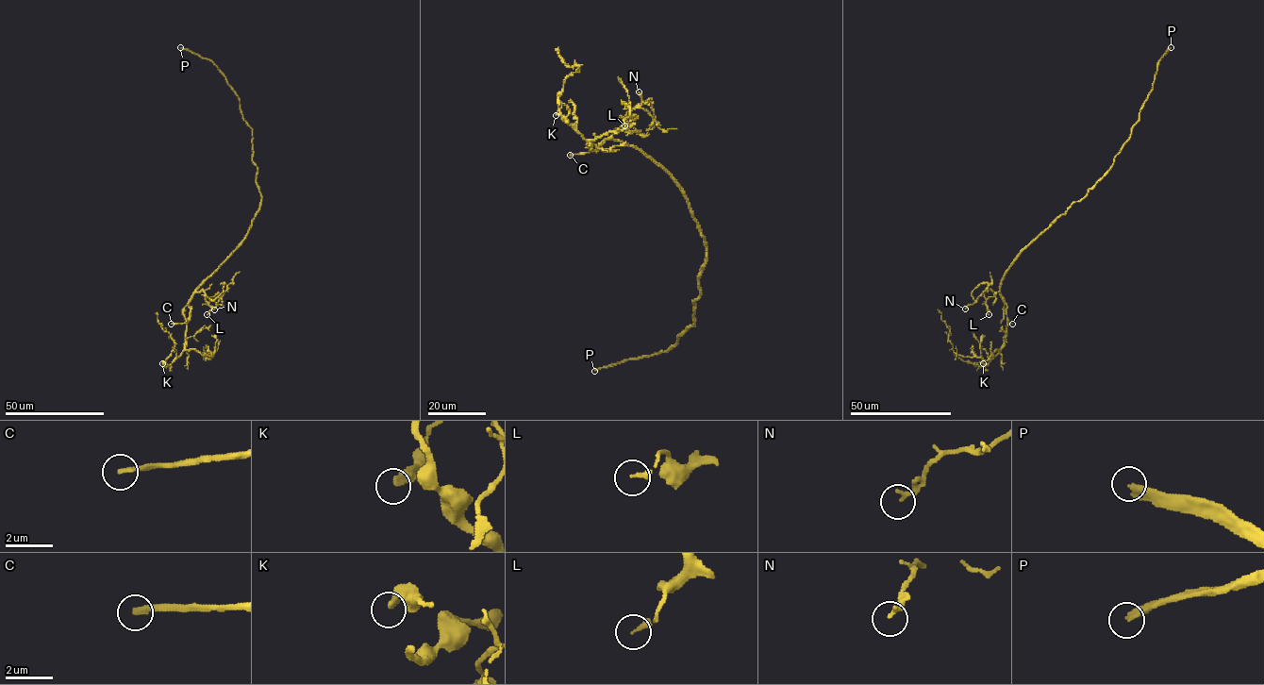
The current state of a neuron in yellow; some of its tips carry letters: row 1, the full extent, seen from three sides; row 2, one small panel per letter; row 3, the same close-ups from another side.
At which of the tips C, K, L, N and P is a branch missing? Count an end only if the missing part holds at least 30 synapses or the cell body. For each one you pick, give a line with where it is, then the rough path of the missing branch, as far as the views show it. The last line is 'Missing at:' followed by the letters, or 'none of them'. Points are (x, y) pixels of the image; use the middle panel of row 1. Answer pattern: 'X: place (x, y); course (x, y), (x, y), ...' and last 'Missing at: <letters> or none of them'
C: place (570, 155)
P: place (594, 371)
Missing at: C, P

